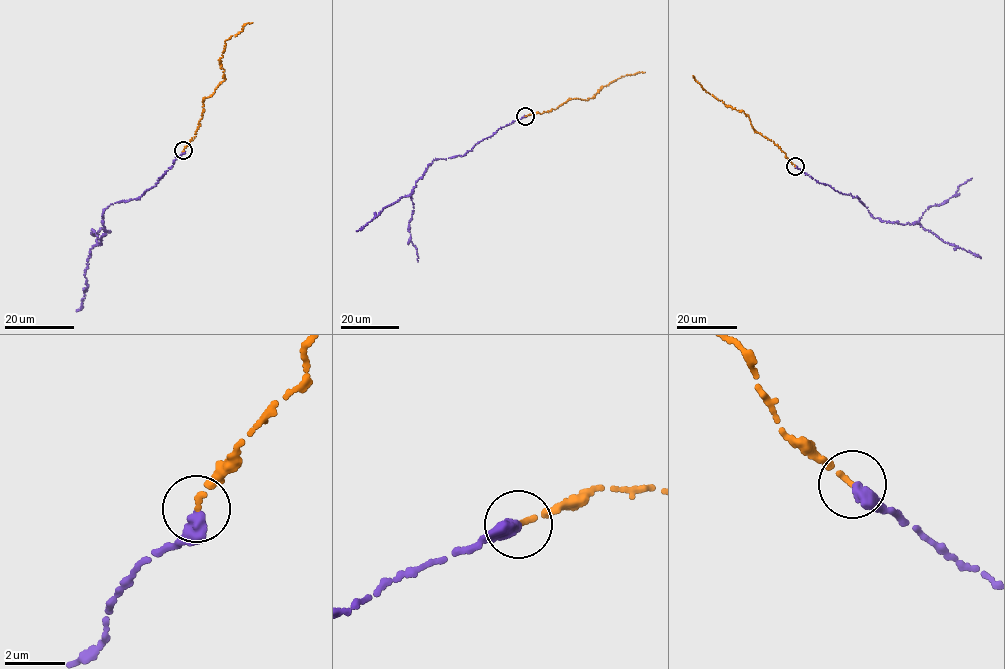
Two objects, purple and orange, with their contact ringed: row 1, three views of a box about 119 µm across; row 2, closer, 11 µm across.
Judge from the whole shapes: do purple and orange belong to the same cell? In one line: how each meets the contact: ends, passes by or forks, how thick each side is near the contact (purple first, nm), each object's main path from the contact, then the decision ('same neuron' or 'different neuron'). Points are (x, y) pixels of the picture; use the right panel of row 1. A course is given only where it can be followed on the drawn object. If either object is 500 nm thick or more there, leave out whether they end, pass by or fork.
calibres 500 and 180 nm; course purple (795, 166), (818, 182), (857, 197), (874, 218), (903, 224), (919, 221), (929, 206), (946, 201), (972, 178); course orange (795, 166), (772, 140), (755, 131), (744, 111), (719, 100), (693, 76); same neuron

